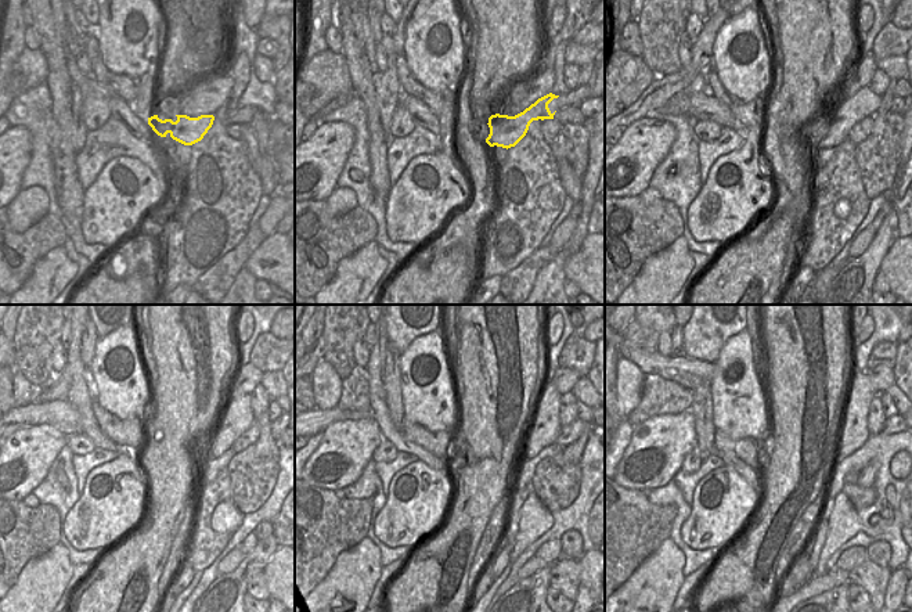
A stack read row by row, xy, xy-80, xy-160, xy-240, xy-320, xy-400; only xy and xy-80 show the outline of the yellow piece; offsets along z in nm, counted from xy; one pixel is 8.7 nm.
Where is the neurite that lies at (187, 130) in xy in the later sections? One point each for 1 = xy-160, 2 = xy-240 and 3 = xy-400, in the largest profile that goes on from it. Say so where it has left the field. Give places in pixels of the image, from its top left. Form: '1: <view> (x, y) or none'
1: xy-160 (840, 119)
2: xy-240 (229, 427)
3: xy-400 (853, 434)

